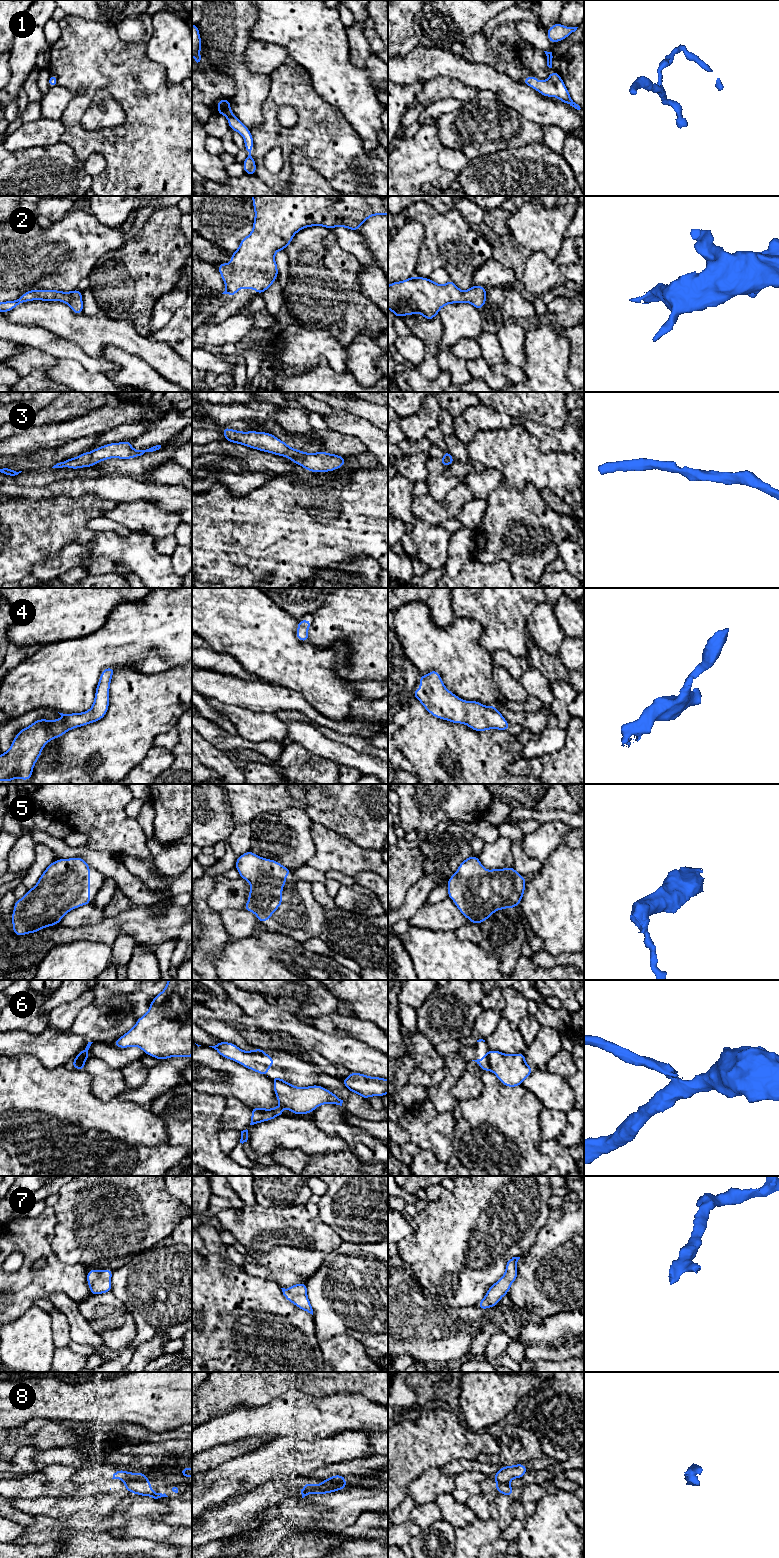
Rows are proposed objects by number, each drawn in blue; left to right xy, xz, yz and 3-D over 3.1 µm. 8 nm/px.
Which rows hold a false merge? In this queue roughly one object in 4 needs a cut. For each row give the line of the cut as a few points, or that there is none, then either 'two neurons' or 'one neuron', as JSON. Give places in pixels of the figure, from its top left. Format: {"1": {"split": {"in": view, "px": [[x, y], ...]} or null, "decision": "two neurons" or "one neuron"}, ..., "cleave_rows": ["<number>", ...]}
{"1": {"split": null, "decision": "one neuron"}, "2": {"split": null, "decision": "one neuron"}, "3": {"split": null, "decision": "one neuron"}, "4": {"split": null, "decision": "one neuron"}, "5": {"split": null, "decision": "one neuron"}, "6": {"split": {"in": "xy", "px": [[87, 1054], [80, 1062], [75, 1062]]}, "decision": "two neurons"}, "7": {"split": null, "decision": "one neuron"}, "8": {"split": {"in": "xz", "px": [[340, 1489], [337, 1490], [322, 1484], [316, 1486], [309, 1493]]}, "decision": "two neurons"}, "cleave_rows": ["6", "8"]}

